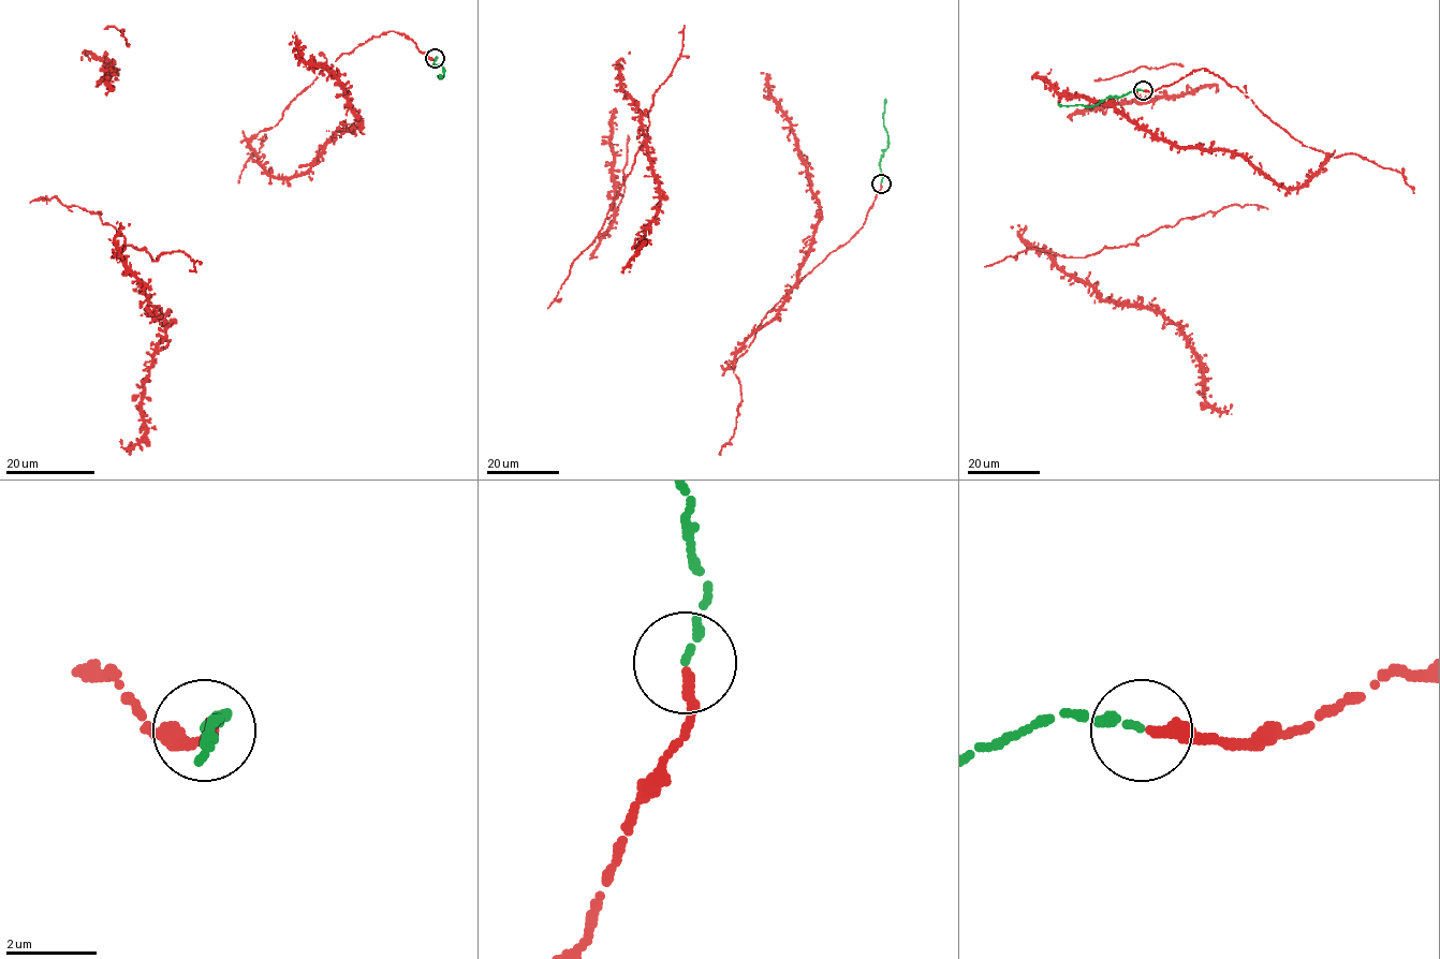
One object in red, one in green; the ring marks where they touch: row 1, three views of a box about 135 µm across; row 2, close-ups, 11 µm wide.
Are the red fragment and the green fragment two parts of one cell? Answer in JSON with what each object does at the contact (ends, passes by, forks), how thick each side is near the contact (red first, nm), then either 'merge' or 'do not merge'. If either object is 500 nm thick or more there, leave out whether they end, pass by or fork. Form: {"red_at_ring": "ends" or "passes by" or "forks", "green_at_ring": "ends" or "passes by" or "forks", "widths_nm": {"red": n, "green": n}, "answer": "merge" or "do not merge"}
{"red_at_ring": "ends", "green_at_ring": "ends", "widths_nm": {"red": 280, "green": 180}, "answer": "merge"}

